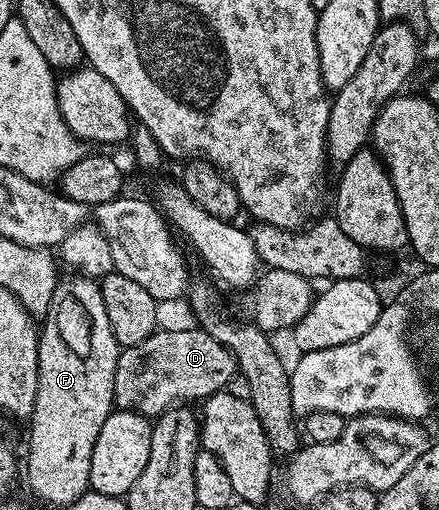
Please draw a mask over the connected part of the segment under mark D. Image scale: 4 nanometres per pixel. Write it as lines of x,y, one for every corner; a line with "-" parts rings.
200,326
194,328
170,328
167,332
156,330
144,342
131,348
122,348
116,362
116,378
114,379
114,403
121,411
138,412
147,418
157,418
175,406
185,405
186,400
201,402
207,396
223,391
226,383
239,375
238,364
234,356
212,334
208,334

